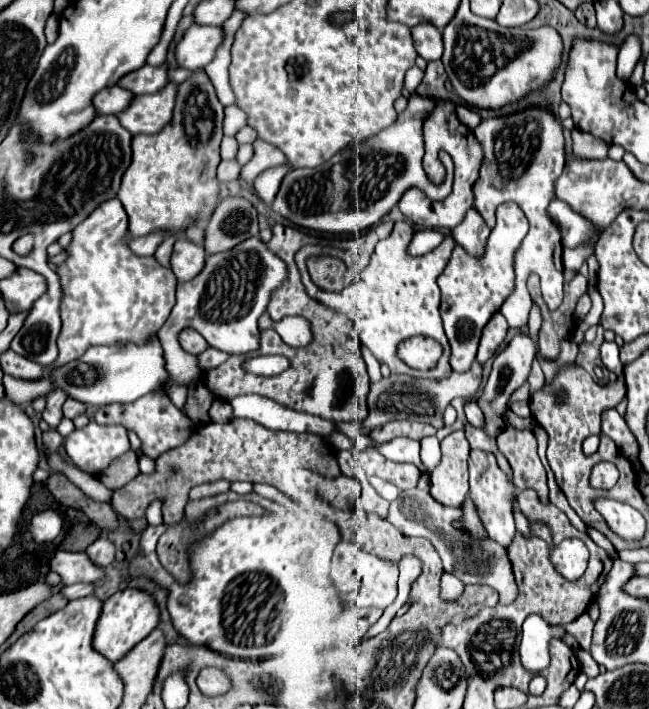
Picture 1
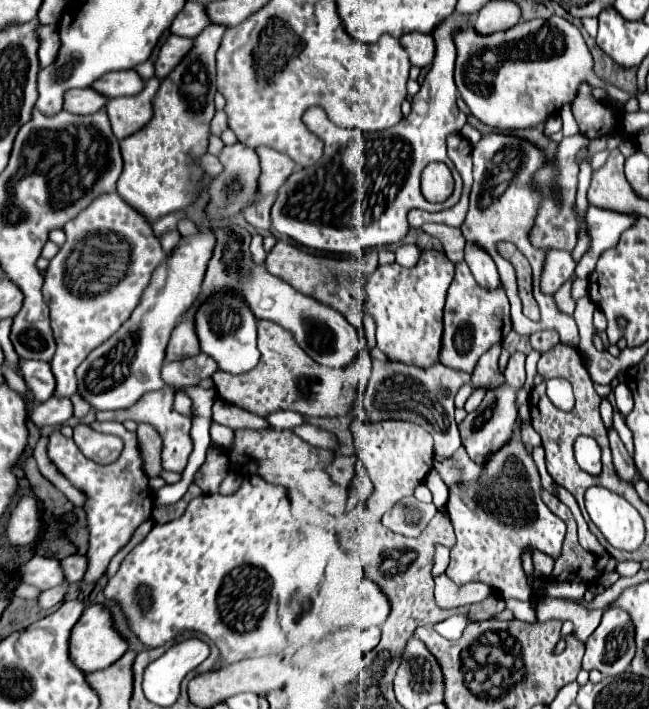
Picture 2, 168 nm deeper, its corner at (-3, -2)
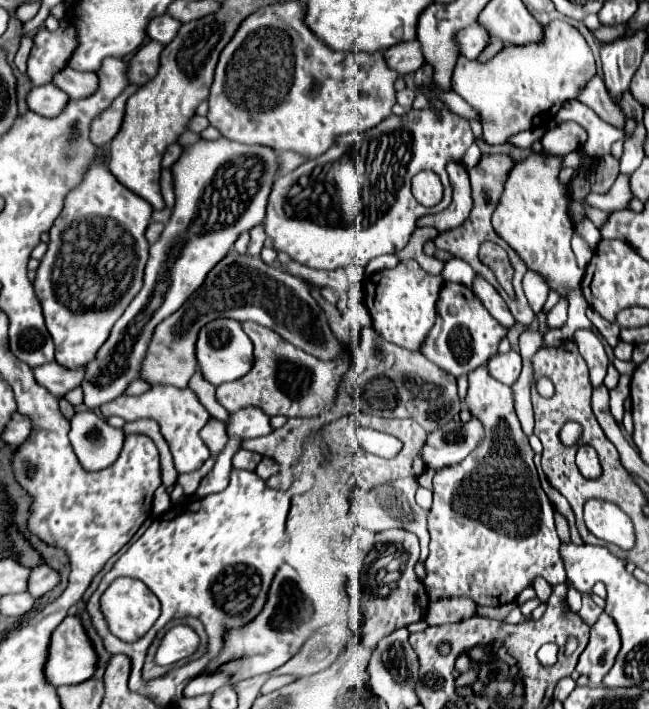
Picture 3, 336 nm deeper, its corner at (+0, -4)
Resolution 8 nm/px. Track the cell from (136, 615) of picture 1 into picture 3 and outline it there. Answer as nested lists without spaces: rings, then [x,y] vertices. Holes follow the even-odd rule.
[[[65,617],[63,623],[51,635],[49,657],[47,657],[47,665],[45,665],[45,679],[53,687],[77,685],[77,683],[83,683],[83,681],[93,677],[95,663],[97,663],[97,657],[95,657],[93,645],[91,645],[91,641],[89,641],[79,617]]]

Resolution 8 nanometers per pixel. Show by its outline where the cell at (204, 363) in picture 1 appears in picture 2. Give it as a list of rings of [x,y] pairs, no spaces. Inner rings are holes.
[[[200,353],[196,357],[188,357],[182,361],[164,363],[164,367],[162,367],[164,379],[168,379],[168,383],[172,383],[176,387],[196,385],[202,379],[212,377],[214,371],[218,371],[218,363],[206,353]]]

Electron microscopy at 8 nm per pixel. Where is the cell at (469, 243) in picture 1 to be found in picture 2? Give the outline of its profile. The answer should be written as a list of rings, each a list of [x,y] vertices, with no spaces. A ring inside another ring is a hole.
[[[466,243],[464,261],[468,263],[468,267],[480,287],[486,287],[486,289],[498,287],[500,277],[498,277],[496,265],[494,265],[492,257],[478,243]]]

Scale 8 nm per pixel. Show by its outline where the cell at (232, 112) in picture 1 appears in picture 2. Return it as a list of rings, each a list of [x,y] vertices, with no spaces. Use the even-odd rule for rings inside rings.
[[[218,111],[212,119],[212,135],[222,135],[224,129],[228,129],[228,117],[224,111]]]

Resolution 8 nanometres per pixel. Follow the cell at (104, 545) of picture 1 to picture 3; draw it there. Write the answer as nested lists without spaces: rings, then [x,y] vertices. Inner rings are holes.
[[[39,565],[31,571],[31,575],[27,579],[27,593],[37,599],[37,597],[45,595],[47,591],[51,591],[57,583],[59,583],[57,571],[53,571],[47,565]]]

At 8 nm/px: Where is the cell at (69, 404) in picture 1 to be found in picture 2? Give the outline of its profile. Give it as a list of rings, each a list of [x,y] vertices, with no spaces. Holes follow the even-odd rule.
[[[50,397],[46,403],[38,405],[32,415],[28,415],[36,425],[44,427],[44,425],[54,425],[60,427],[64,425],[70,417],[72,417],[74,409],[72,409],[72,401],[70,399],[56,399]]]

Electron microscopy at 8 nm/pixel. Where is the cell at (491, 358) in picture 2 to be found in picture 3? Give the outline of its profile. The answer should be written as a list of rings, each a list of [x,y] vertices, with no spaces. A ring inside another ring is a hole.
[[[483,365],[469,373],[465,403],[471,415],[481,419],[485,429],[493,429],[493,435],[509,435],[509,441],[507,437],[493,437],[491,453],[491,441],[483,439],[477,445],[477,451],[465,461],[435,473],[433,507],[427,515],[431,543],[423,585],[429,601],[469,597],[481,607],[497,607],[515,601],[525,587],[533,585],[535,577],[543,577],[549,585],[565,583],[567,577],[559,557],[561,539],[555,529],[555,511],[539,485],[537,469],[533,465],[533,449],[515,415],[511,389],[489,377]],[[483,459],[487,461],[487,477],[481,477]]]

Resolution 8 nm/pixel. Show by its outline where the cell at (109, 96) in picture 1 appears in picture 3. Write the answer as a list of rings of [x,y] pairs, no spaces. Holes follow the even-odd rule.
[[[47,83],[41,87],[33,87],[25,101],[33,113],[43,117],[55,117],[55,113],[61,113],[69,97],[65,97],[65,93],[61,93],[61,89],[57,89],[55,85]]]

